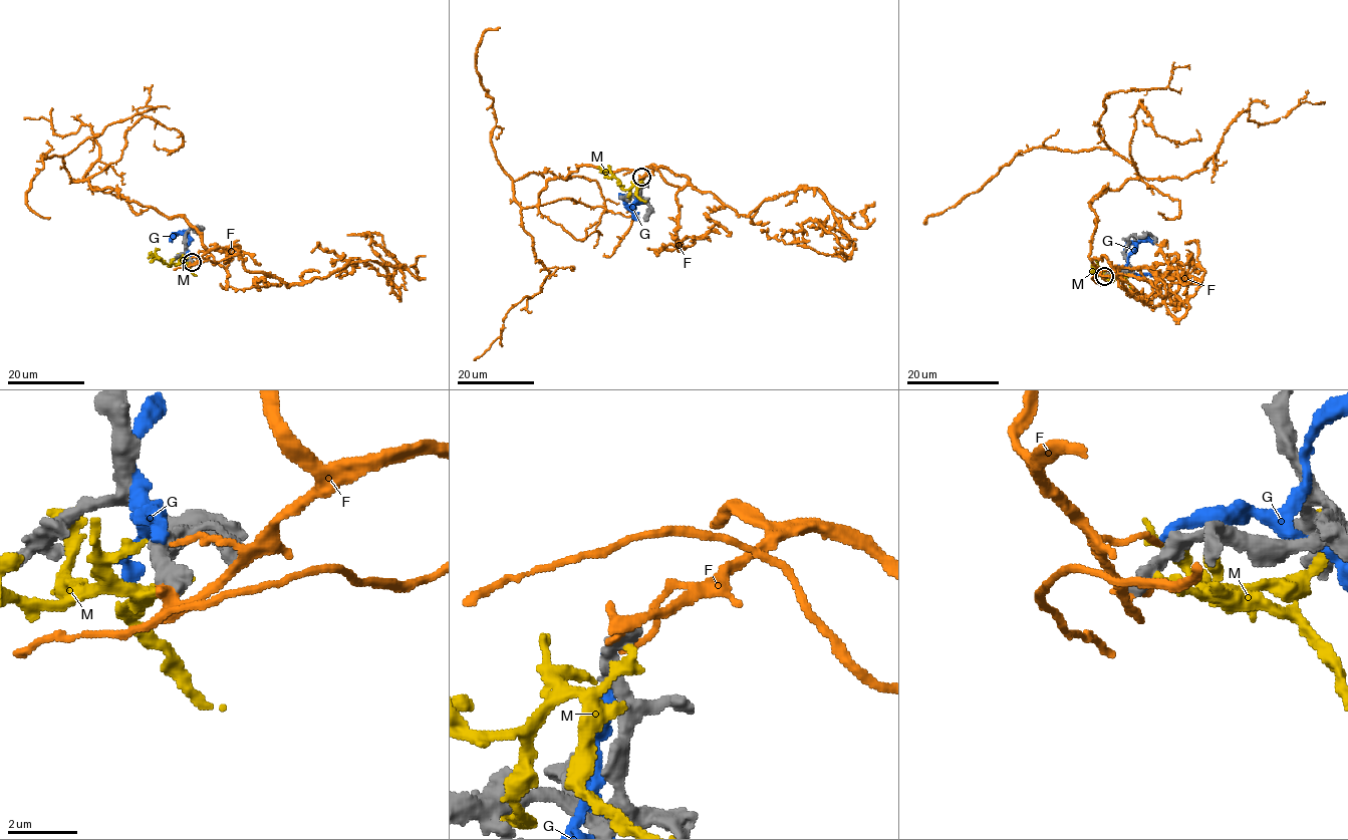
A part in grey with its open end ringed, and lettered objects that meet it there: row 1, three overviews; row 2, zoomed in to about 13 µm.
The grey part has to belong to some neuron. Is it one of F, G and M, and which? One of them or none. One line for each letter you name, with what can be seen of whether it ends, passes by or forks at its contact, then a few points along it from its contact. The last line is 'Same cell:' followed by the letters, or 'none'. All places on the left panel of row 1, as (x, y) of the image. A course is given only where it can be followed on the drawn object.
Same cell: none

